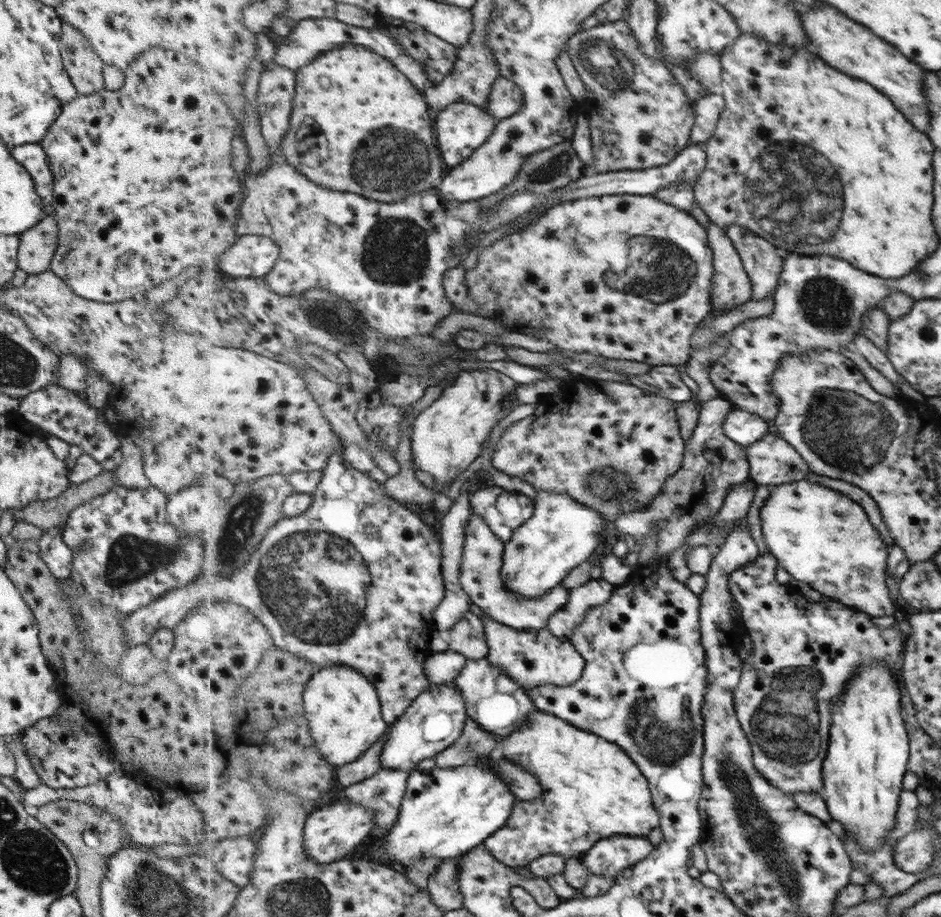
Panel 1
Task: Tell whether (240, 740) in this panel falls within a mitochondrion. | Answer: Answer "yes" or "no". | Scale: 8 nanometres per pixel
no

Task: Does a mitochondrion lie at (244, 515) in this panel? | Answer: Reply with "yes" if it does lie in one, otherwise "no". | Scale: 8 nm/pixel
yes

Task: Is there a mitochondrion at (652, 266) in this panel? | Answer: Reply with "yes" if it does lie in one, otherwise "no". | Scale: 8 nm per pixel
yes

